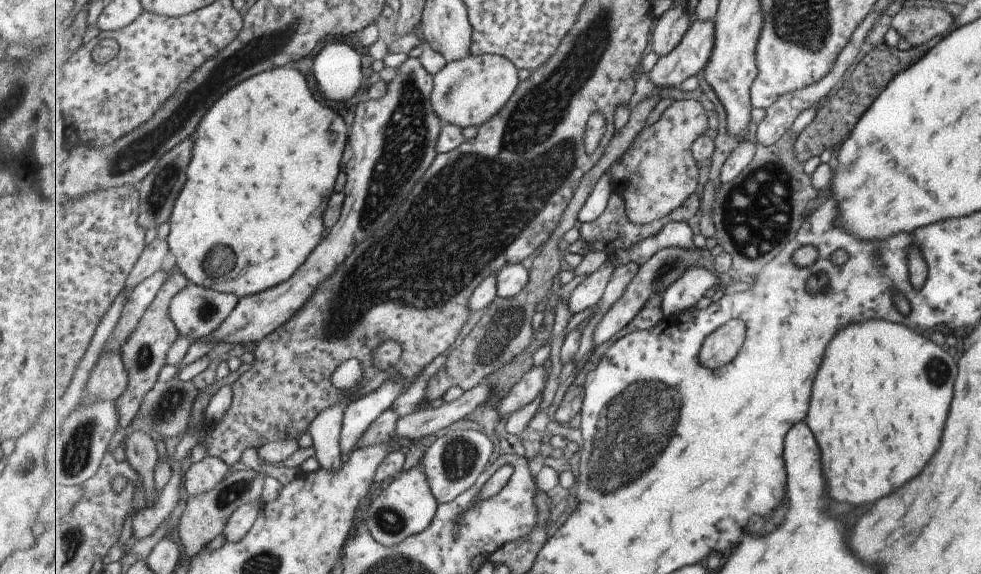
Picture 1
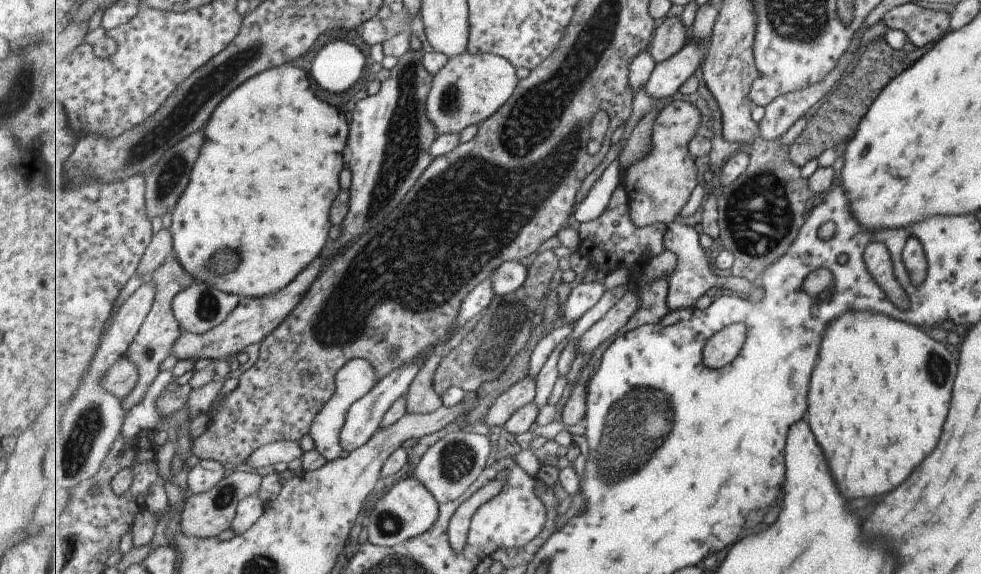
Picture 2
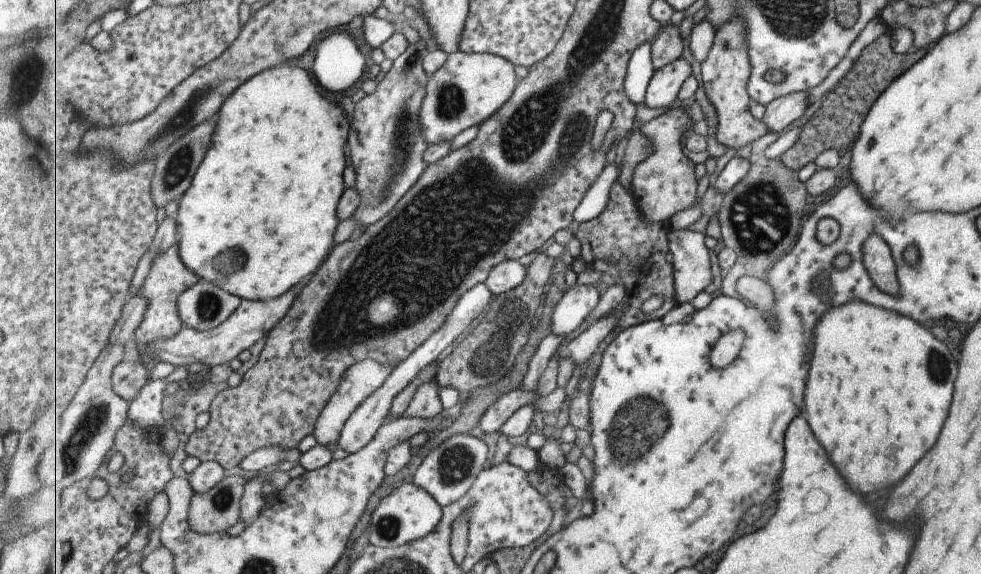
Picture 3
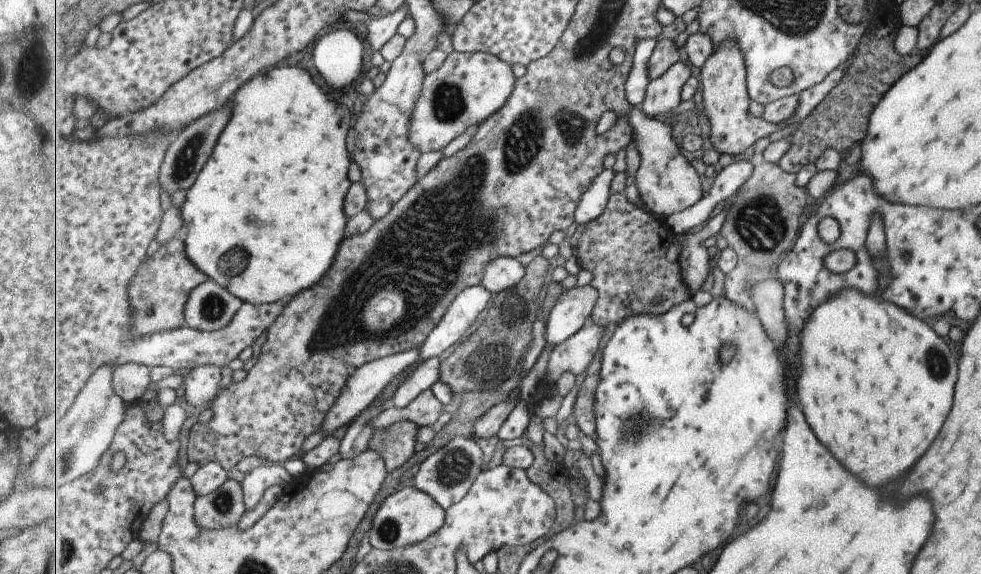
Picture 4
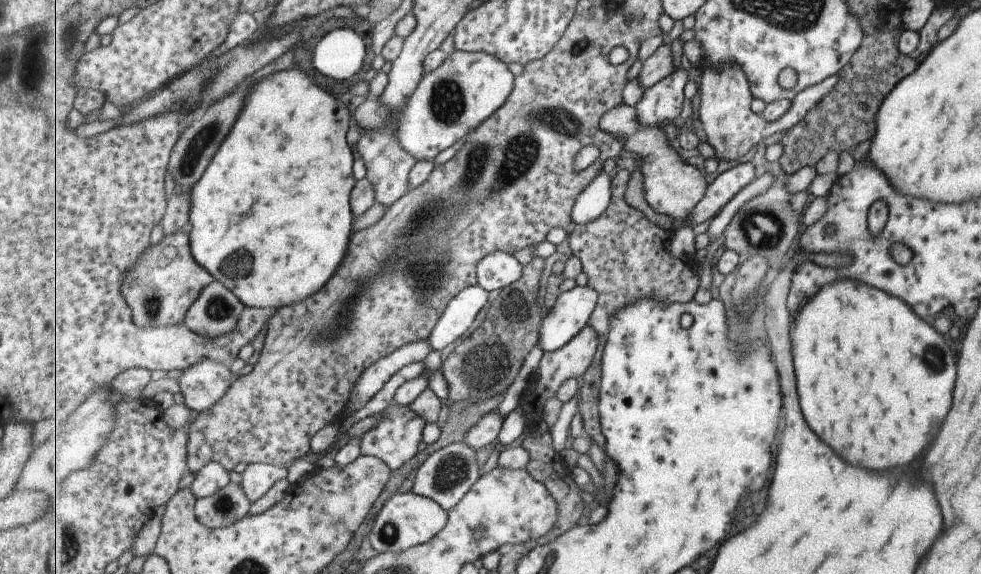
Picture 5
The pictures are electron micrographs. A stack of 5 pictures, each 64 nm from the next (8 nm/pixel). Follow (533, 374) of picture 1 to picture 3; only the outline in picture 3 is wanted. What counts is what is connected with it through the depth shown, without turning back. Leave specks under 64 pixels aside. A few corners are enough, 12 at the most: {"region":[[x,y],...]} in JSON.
{"region":[[510,391],[482,417],[479,429],[486,434],[501,426],[537,392]]}

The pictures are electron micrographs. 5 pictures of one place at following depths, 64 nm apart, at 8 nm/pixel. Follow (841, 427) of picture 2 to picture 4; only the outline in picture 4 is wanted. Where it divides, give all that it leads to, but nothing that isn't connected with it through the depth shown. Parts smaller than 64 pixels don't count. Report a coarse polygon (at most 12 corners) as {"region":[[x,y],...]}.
{"region":[[841,290],[801,330],[813,434],[867,486],[951,408],[947,344]]}

